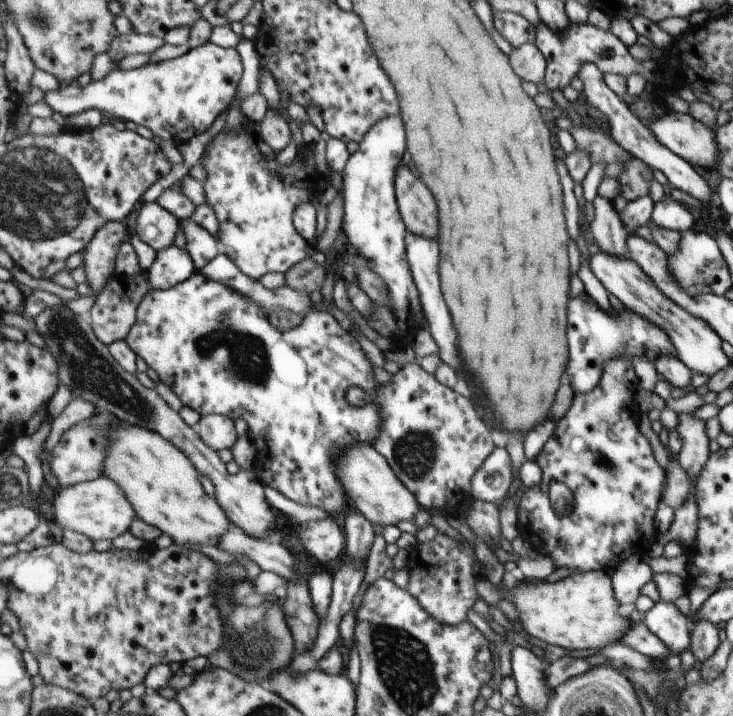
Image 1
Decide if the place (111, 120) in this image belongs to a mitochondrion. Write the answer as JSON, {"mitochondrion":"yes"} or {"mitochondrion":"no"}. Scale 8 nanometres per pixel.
{"mitochondrion":"no"}

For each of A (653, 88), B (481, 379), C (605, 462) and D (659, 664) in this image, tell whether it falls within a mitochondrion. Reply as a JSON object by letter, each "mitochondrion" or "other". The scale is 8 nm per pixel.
{"A":"other","B":"other","C":"mitochondrion","D":"other"}

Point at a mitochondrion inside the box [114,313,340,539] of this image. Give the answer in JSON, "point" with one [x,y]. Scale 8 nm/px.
{"point":[241,356]}

